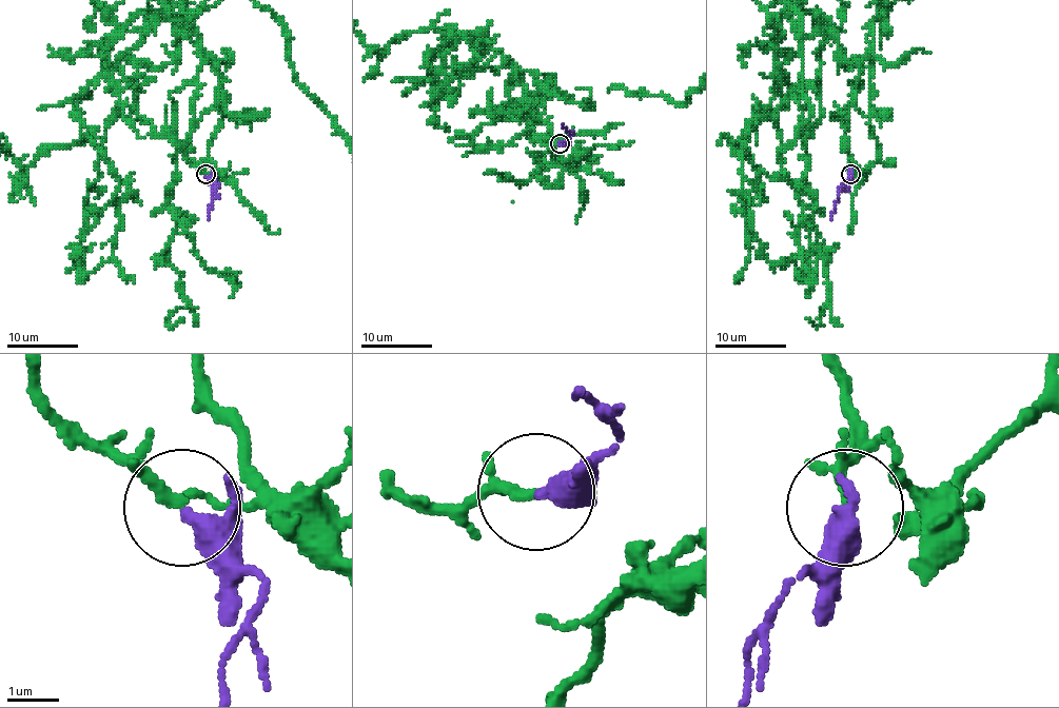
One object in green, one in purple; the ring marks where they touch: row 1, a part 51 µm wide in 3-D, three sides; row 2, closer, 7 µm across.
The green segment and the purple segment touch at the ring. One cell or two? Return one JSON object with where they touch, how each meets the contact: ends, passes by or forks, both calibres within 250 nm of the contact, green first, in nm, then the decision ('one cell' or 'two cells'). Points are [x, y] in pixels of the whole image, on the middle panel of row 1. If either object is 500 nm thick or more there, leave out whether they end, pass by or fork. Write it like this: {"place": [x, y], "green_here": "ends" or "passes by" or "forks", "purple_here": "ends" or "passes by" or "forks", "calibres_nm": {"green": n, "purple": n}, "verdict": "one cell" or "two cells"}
{"place": [560, 143], "green_here": "ends", "purple_here": "passes by", "calibres_nm": {"green": 200, "purple": 300}, "verdict": "one cell"}

